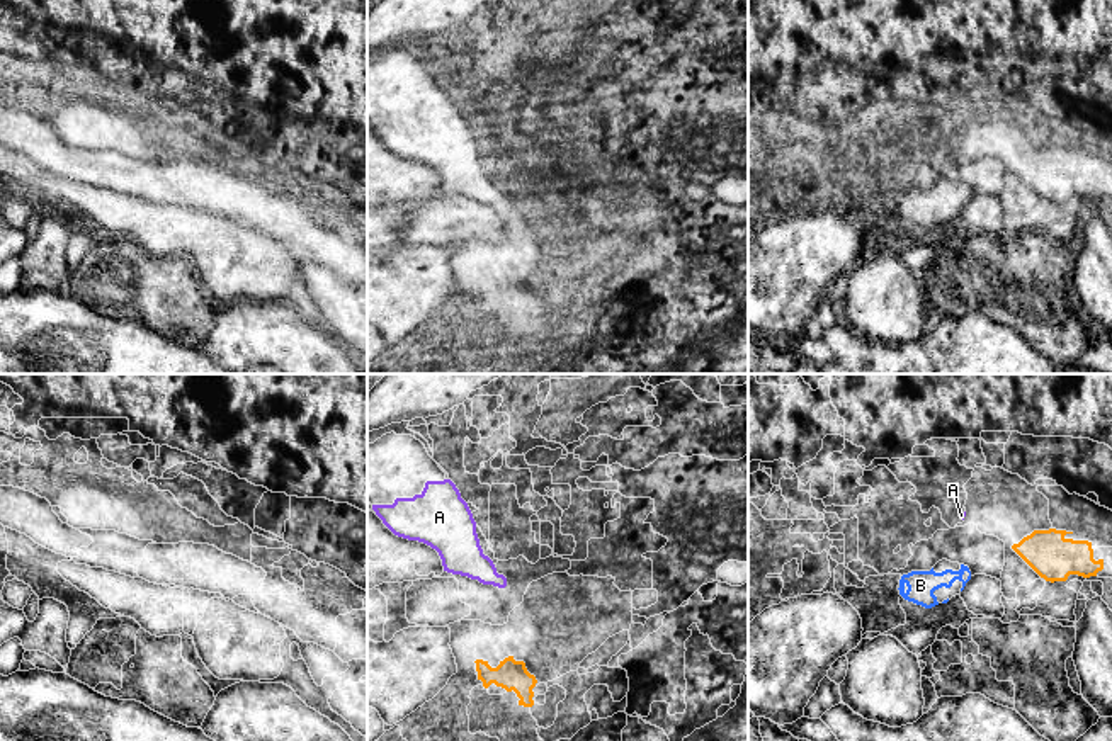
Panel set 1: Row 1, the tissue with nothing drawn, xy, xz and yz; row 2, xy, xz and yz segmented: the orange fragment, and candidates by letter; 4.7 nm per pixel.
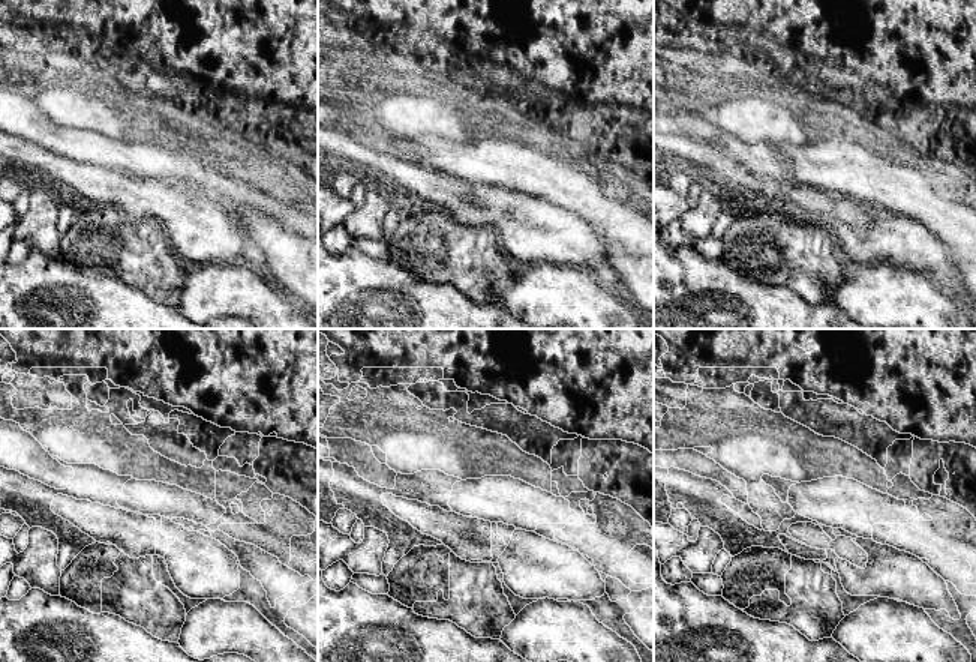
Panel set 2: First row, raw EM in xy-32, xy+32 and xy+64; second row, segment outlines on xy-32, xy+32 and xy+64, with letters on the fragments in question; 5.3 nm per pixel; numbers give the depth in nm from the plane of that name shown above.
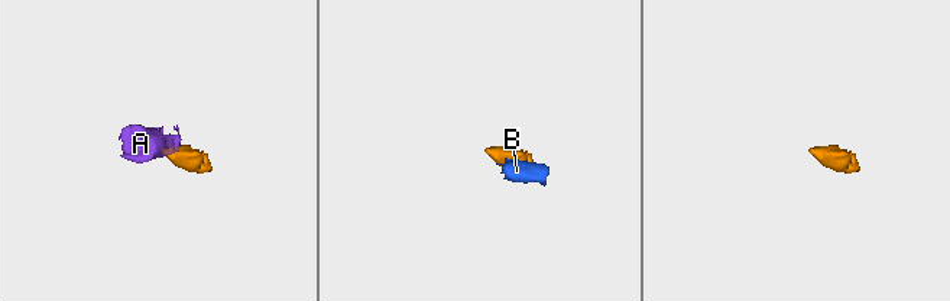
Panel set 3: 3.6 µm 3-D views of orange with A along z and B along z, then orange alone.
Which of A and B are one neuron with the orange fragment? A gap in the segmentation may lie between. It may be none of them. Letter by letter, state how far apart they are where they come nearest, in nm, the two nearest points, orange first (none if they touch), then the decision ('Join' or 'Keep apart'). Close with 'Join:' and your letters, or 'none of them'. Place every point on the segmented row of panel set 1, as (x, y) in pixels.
A: Distance 320 nm. Across: xz (509, 656), (504, 587). Join
B: Distance 220 nm. Across: yz (1012, 548), (968, 568). Keep apart
Join: A

